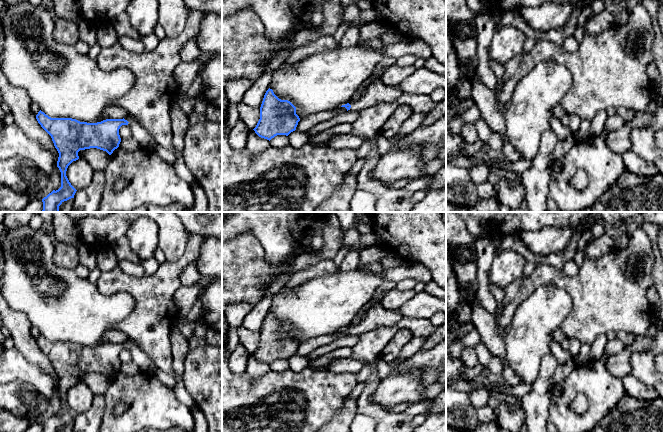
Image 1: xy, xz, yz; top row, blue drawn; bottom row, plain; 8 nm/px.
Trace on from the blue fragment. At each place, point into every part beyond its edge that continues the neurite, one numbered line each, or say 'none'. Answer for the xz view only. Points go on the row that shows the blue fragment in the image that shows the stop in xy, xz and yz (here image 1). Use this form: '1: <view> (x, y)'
1: xz (377, 91)

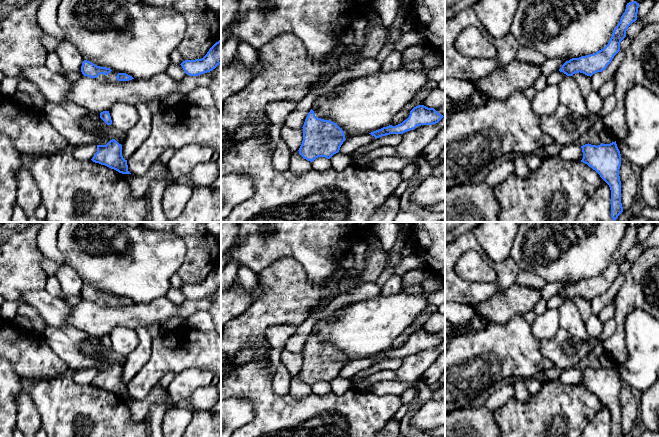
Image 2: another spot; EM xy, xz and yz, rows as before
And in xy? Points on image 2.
1: xy (111, 77)

